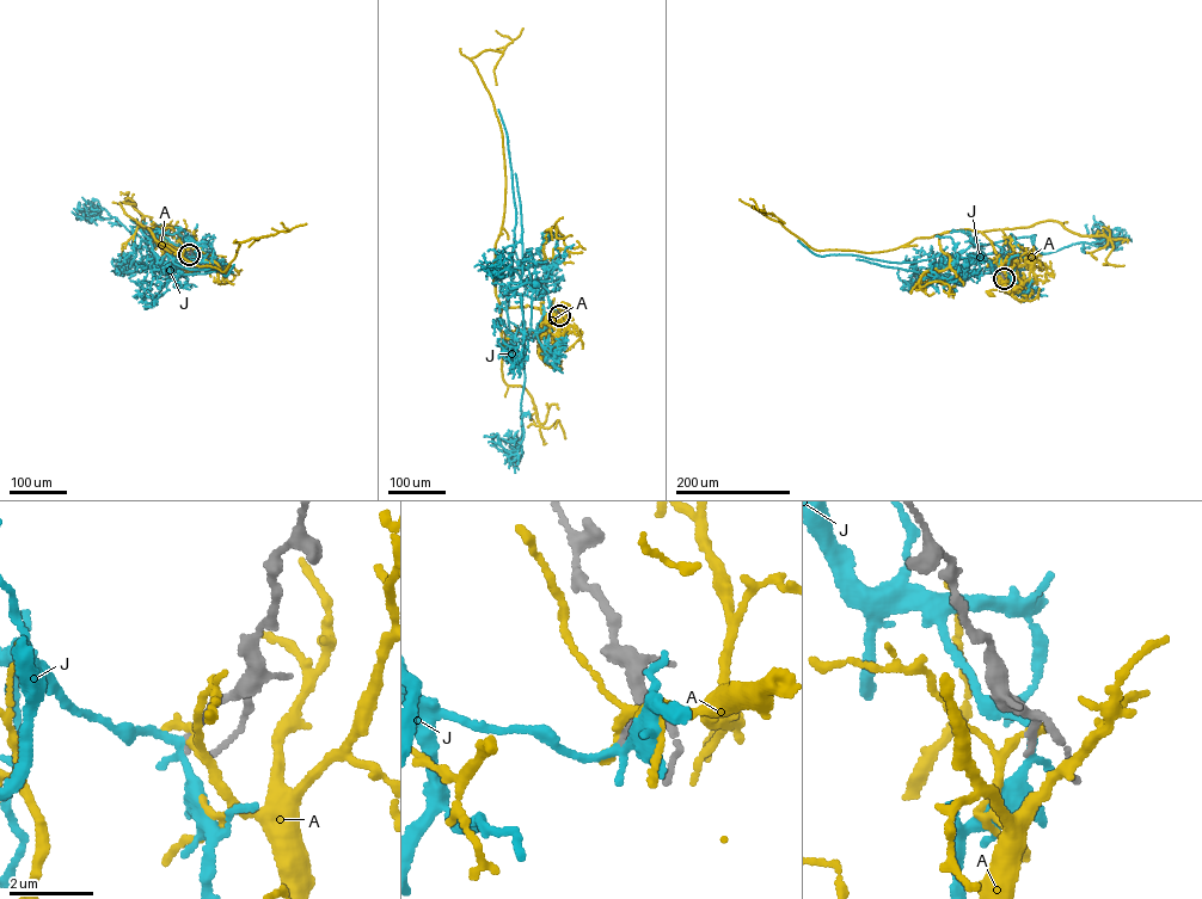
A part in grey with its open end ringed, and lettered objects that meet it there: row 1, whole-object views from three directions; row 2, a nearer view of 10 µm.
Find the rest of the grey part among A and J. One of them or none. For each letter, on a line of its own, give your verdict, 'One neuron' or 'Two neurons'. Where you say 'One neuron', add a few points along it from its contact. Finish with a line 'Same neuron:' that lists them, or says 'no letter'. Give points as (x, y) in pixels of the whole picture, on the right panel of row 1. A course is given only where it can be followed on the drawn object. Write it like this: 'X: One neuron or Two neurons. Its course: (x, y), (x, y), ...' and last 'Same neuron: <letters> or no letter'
A: Two neurons
J: One neuron. Its course: (1004, 278), (977, 262), (961, 285), (950, 260), (963, 250), (958, 264), (976, 270), (1111, 242), (1086, 225)
Same neuron: J

